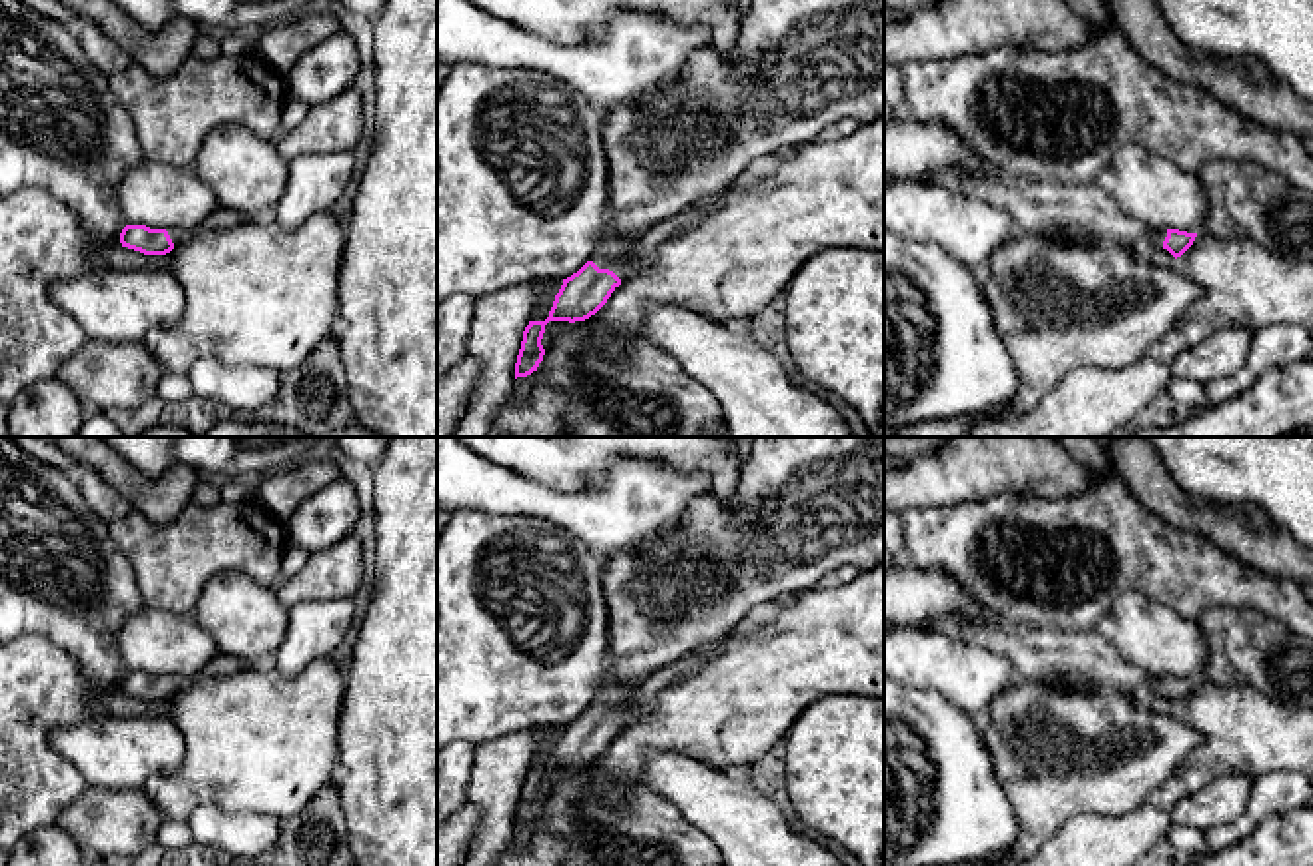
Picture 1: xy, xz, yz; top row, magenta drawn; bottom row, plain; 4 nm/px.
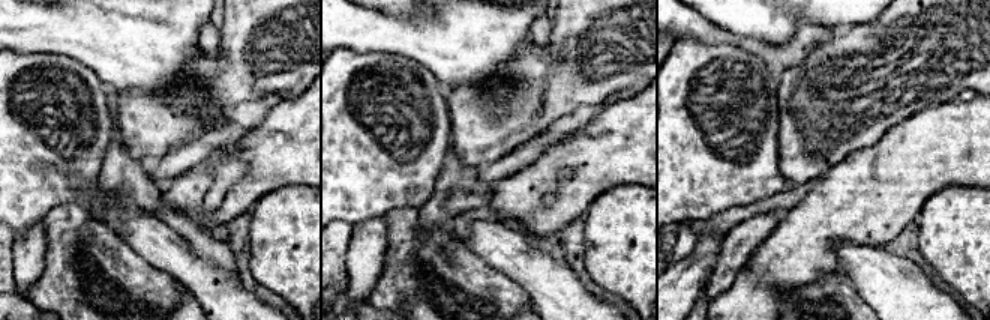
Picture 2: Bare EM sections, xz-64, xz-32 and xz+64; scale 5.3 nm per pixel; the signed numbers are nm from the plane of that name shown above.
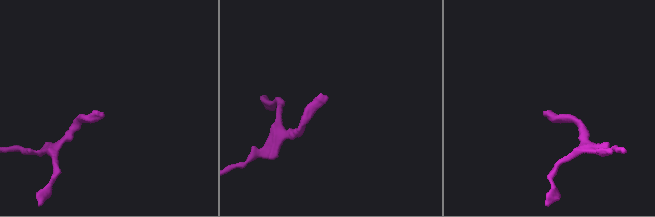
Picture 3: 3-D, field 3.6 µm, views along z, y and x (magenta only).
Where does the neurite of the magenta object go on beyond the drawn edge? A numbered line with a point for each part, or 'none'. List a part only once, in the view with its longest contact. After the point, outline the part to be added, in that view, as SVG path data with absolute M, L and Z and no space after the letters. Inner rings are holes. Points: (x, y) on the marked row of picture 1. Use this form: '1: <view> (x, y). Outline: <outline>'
1: xz (611, 254). Outline: M607 221L599 245L589 261L593 261L599 269L613 271L621 281L635 277L645 269L645 257L643 259L629 257L629 249L635 241L637 237L621 235Z

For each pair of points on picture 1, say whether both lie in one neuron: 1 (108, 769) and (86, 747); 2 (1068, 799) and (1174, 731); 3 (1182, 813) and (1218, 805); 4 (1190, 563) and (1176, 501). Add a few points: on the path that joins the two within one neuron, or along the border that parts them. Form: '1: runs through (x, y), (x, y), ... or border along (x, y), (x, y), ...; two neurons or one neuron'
1: runs through (102, 763), (92, 753); one neuron
2: runs through (1096, 777), (1112, 775), (1150, 755); one neuron
3: runs through (1190, 811), (1210, 807); one neuron
4: border along (1142, 501), (1174, 525), (1202, 533), (1224, 549); two neurons

